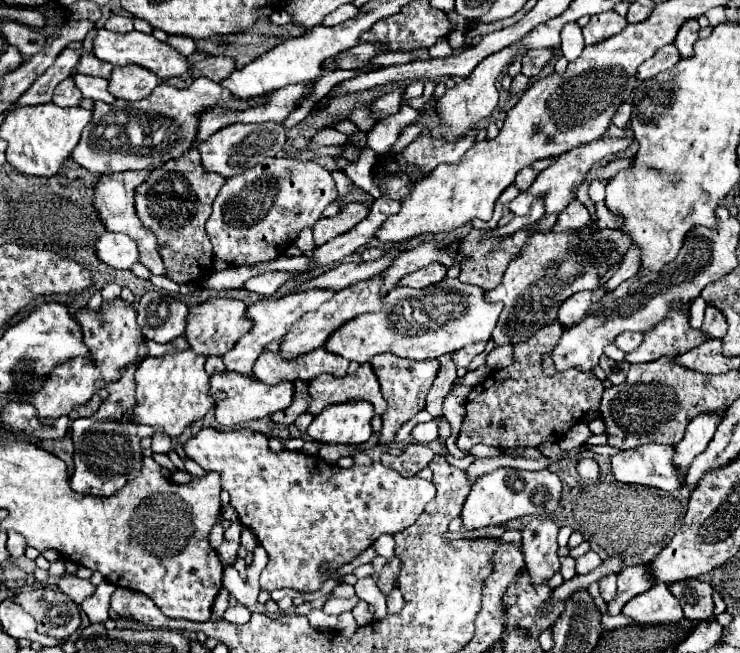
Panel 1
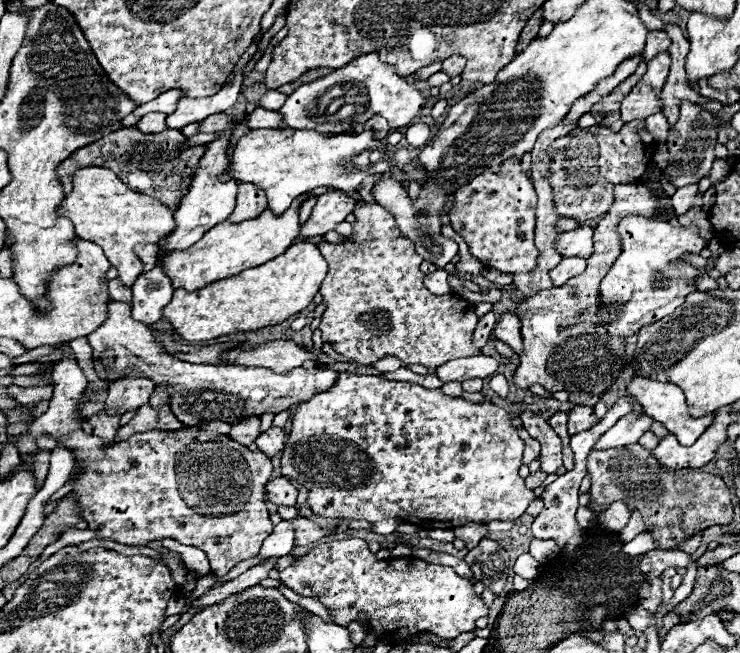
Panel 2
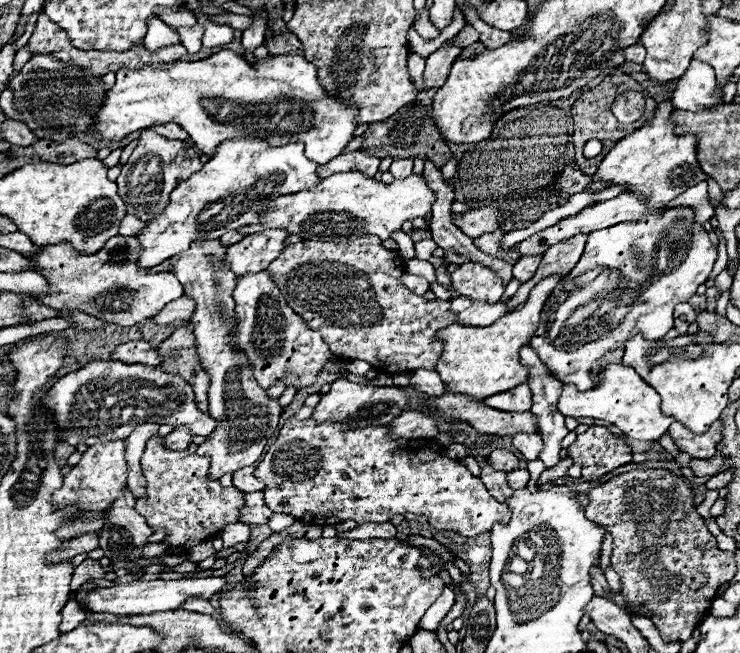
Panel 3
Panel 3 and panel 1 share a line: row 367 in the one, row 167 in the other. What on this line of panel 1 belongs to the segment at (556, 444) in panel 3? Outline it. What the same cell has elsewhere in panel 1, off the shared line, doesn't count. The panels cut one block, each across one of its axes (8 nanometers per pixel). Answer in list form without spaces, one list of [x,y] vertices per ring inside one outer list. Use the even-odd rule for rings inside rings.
[[[548,158],[548,160],[538,160],[538,162],[532,162],[530,166],[526,166],[524,170],[520,170],[518,174],[516,174],[516,180],[514,180],[514,184],[516,184],[516,188],[522,192],[522,190],[526,190],[534,180],[536,180],[536,176],[544,170],[544,168],[548,168],[548,164],[552,164],[552,160]]]

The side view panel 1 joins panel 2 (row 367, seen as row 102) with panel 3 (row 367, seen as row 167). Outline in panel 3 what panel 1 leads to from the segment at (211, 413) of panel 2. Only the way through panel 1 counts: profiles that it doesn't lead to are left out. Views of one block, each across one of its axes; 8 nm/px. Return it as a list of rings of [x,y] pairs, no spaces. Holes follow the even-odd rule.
[[[92,360],[80,370],[58,378],[52,392],[48,392],[48,408],[56,412],[60,438],[70,446],[80,442],[92,446],[92,438],[126,438],[136,426],[148,422],[188,426],[196,436],[208,436],[216,428],[216,420],[198,408],[192,386],[188,386],[182,376],[162,372],[162,368],[156,366],[124,364],[116,360]]]

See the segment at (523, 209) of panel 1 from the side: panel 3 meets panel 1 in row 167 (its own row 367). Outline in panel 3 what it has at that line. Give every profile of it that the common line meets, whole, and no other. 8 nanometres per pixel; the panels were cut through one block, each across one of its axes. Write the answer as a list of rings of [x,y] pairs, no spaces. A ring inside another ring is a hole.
[[[688,206],[670,208],[660,216],[648,216],[638,222],[614,224],[610,228],[590,232],[580,262],[546,300],[540,314],[540,326],[530,340],[530,346],[562,384],[576,384],[580,390],[588,390],[594,386],[592,366],[604,354],[620,348],[636,334],[642,334],[646,340],[658,340],[670,332],[674,326],[674,306],[688,302],[690,296],[696,294],[696,288],[708,280],[714,262],[716,248],[702,224],[694,222],[694,210]],[[620,276],[628,280],[620,280]],[[622,282],[640,286],[640,296],[632,304],[628,316],[624,316],[612,332],[604,332],[604,336],[598,336],[588,344],[576,346],[578,334],[566,334],[564,330],[564,320],[568,320],[584,302],[576,296],[606,294]]]

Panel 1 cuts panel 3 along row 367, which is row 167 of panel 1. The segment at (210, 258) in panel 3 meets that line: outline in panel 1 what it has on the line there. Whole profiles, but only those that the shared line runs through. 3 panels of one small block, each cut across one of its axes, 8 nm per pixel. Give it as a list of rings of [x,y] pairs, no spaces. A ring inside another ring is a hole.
[[[264,122],[264,124],[232,124],[216,134],[212,134],[204,144],[200,144],[200,156],[202,156],[202,168],[208,172],[222,174],[224,178],[236,176],[260,160],[268,156],[276,156],[286,144],[284,136],[284,126],[274,124],[274,122]]]

